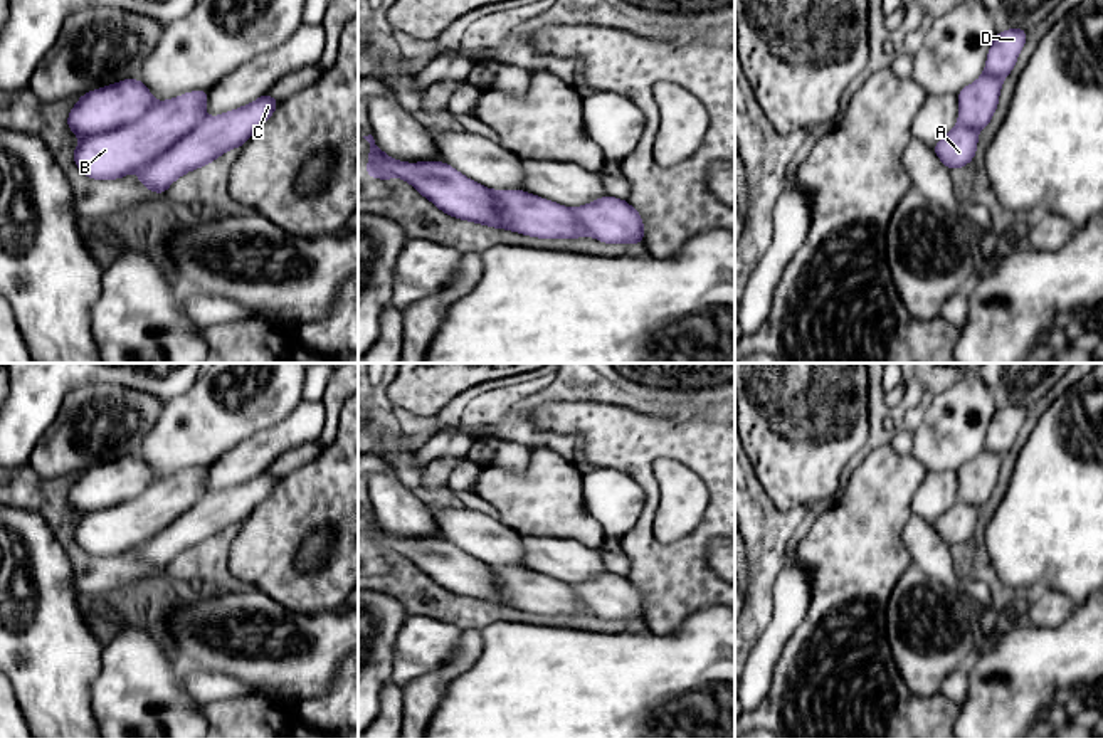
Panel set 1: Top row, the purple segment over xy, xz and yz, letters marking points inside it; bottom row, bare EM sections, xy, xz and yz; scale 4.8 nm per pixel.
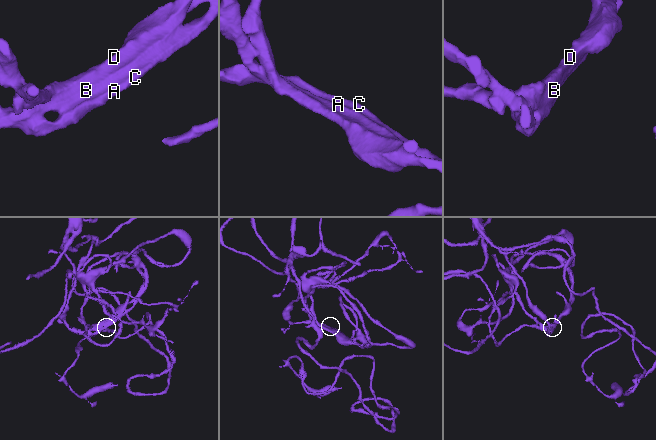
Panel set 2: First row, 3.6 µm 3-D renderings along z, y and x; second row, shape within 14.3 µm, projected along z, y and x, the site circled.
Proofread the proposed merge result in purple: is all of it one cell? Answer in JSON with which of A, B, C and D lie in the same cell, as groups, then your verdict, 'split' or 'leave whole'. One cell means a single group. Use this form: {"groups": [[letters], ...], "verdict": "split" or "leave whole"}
{"groups": [["A", "B", "C", "D"]], "verdict": "leave whole"}

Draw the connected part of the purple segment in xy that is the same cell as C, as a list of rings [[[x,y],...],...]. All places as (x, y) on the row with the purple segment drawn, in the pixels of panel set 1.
[[[124,79],[82,94],[67,116],[69,129],[81,138],[72,155],[76,166],[92,180],[118,180],[136,171],[150,192],[166,193],[182,175],[240,148],[279,106],[266,92],[239,109],[208,118],[207,96],[208,91],[202,89],[156,103],[140,79]]]

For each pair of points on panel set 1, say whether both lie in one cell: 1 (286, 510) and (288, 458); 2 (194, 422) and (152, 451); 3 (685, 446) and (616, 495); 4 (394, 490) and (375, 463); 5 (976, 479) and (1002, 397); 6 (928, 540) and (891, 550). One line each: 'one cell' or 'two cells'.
1: two cells
2: one cell
3: two cells
4: two cells
5: one cell
6: two cells

